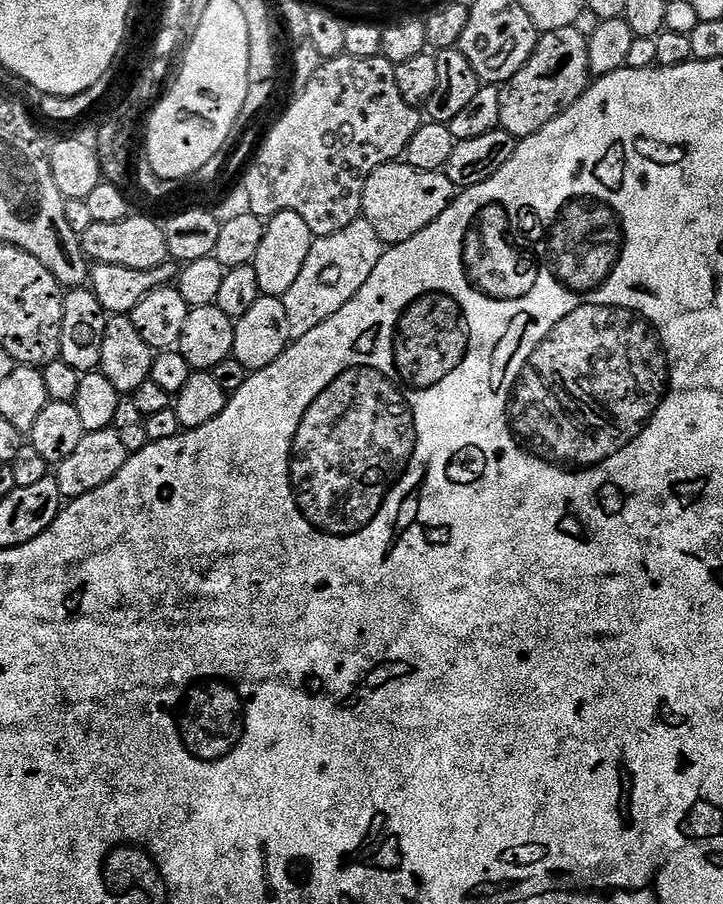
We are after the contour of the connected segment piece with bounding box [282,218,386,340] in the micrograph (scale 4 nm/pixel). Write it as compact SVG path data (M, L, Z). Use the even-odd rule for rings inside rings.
M363 218L346 226L346 230L338 230L338 234L313 239L312 249L298 273L298 279L282 297L291 339L297 340L310 334L314 326L322 326L326 318L338 314L338 310L342 310L342 306L346 306L346 302L350 302L350 298L366 286L366 278L374 274L374 266L378 266L385 251L385 244L378 234L374 234L374 226Z

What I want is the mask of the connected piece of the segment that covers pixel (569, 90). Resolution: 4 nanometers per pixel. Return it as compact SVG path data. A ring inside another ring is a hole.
M575 28L550 30L543 33L536 43L536 52L500 88L502 114L500 128L511 136L523 138L542 130L546 122L558 118L584 93L590 83L588 71L588 38Z

